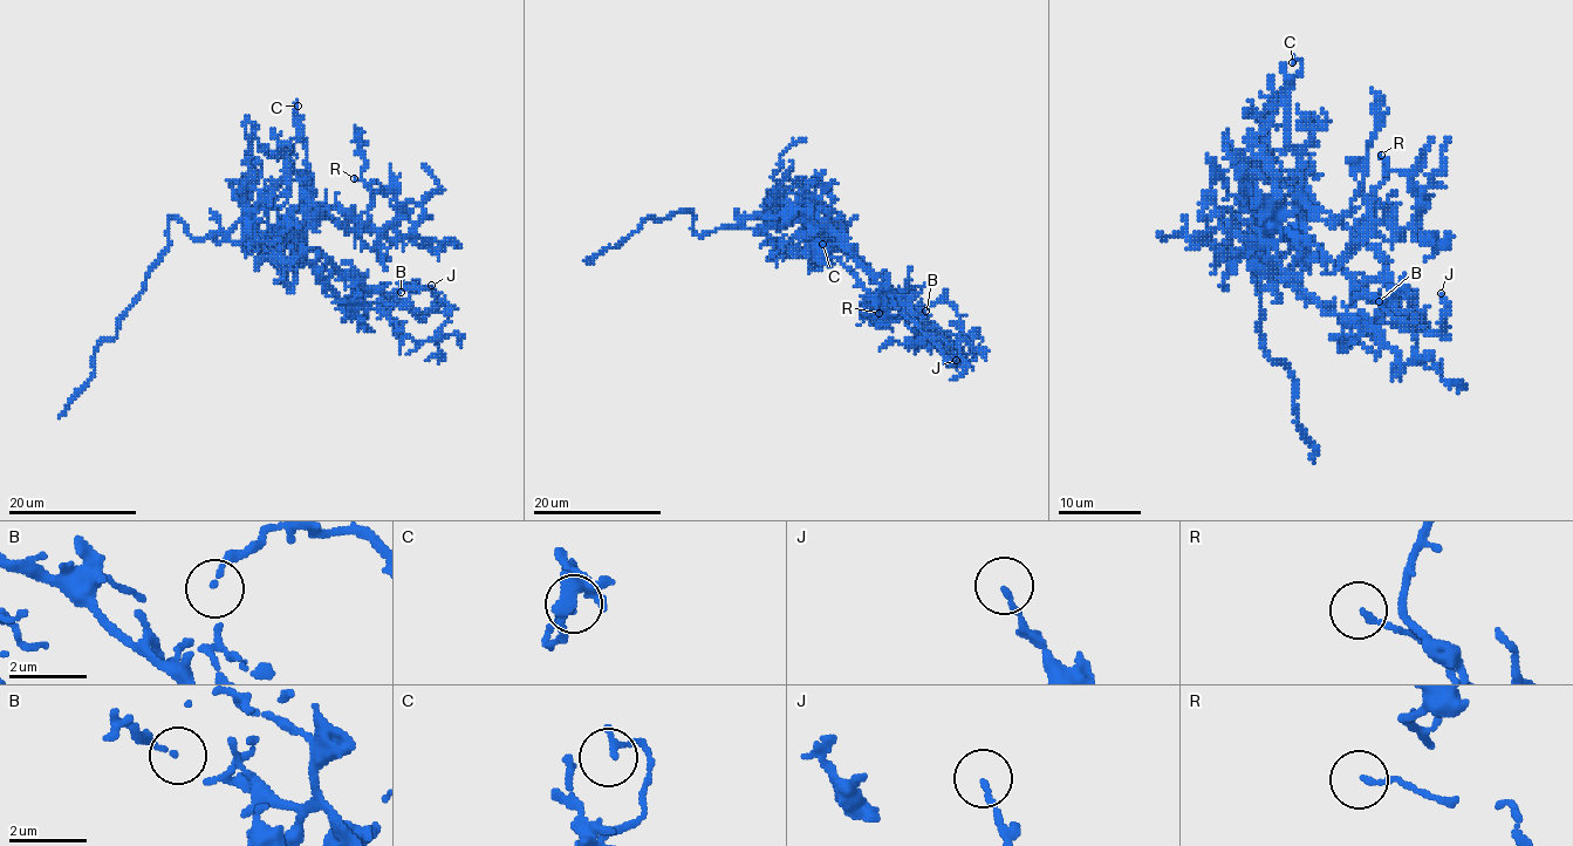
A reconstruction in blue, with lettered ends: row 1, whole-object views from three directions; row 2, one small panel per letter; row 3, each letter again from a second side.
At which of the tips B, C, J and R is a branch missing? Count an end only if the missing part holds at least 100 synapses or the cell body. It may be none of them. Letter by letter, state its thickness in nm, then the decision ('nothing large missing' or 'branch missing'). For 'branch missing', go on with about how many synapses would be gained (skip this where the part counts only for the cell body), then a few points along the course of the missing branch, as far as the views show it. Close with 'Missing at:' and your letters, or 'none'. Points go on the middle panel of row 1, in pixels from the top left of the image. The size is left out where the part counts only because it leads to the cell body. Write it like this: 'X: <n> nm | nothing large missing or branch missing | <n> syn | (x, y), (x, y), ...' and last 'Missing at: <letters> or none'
B: 80 nm | nothing large missing
C: 180 nm | nothing large missing
J: 120 nm | nothing large missing
R: 140 nm | nothing large missing
Missing at: none

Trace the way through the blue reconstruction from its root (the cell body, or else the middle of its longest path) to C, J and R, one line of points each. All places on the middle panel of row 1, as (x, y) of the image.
C: (780, 198), (801, 209), (831, 234), (835, 245), (831, 257), (831, 240), (823, 239), (819, 250), (822, 244)
J: (780, 198), (814, 223), (814, 236), (823, 248), (866, 288), (921, 323), (946, 357), (956, 360)
R: (780, 198), (816, 219), (893, 305), (935, 329), (948, 343), (917, 335), (900, 316), (879, 313)

